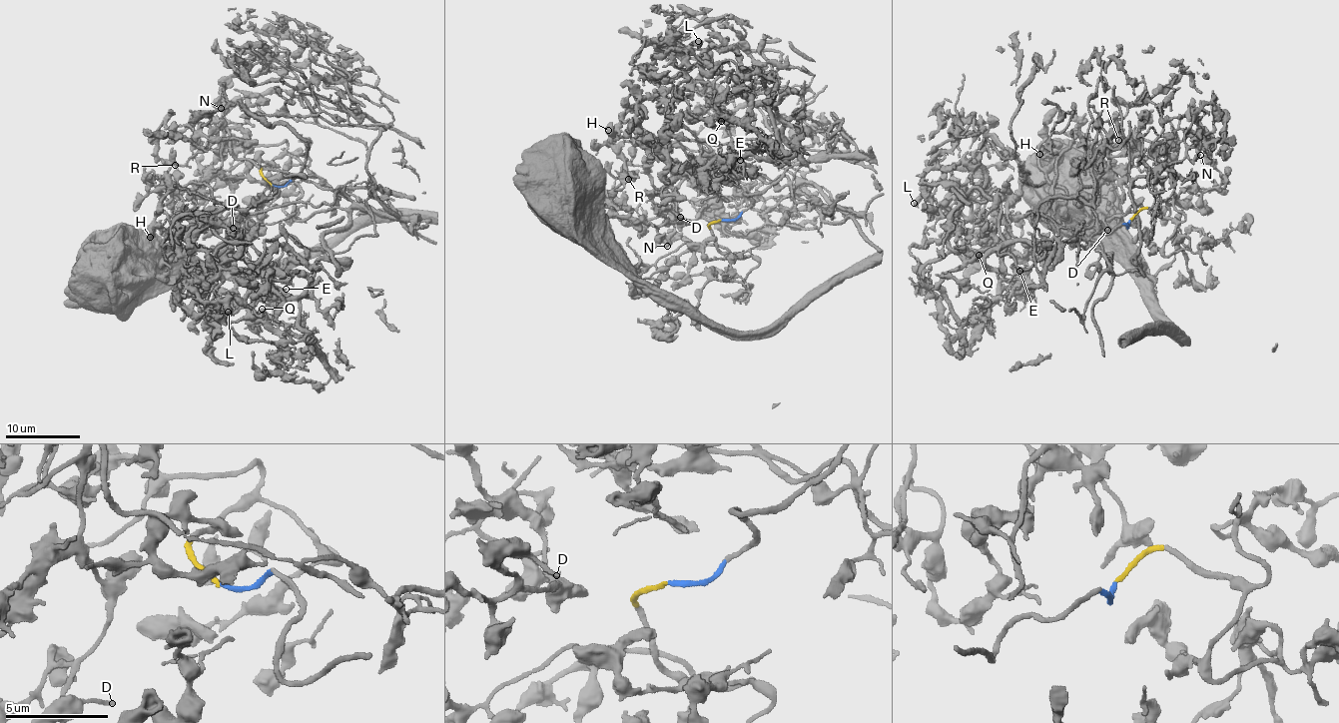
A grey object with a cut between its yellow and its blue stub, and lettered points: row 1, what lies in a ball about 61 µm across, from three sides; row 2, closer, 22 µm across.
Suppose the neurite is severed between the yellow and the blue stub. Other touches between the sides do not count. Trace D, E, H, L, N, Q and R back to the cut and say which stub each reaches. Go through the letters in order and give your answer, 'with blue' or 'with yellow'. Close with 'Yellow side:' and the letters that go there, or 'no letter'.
D: with blue
E: with blue
H: with blue
L: with blue
N: with blue
Q: with blue
R: with blue
Yellow side: no letter

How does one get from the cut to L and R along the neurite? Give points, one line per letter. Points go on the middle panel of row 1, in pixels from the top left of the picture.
L: (722, 221), (752, 205), (746, 195), (766, 191), (805, 163), (761, 84), (706, 68), (692, 49), (699, 40)
R: (722, 221), (810, 158), (798, 118), (766, 137), (714, 145), (668, 133), (625, 141), (628, 179)

